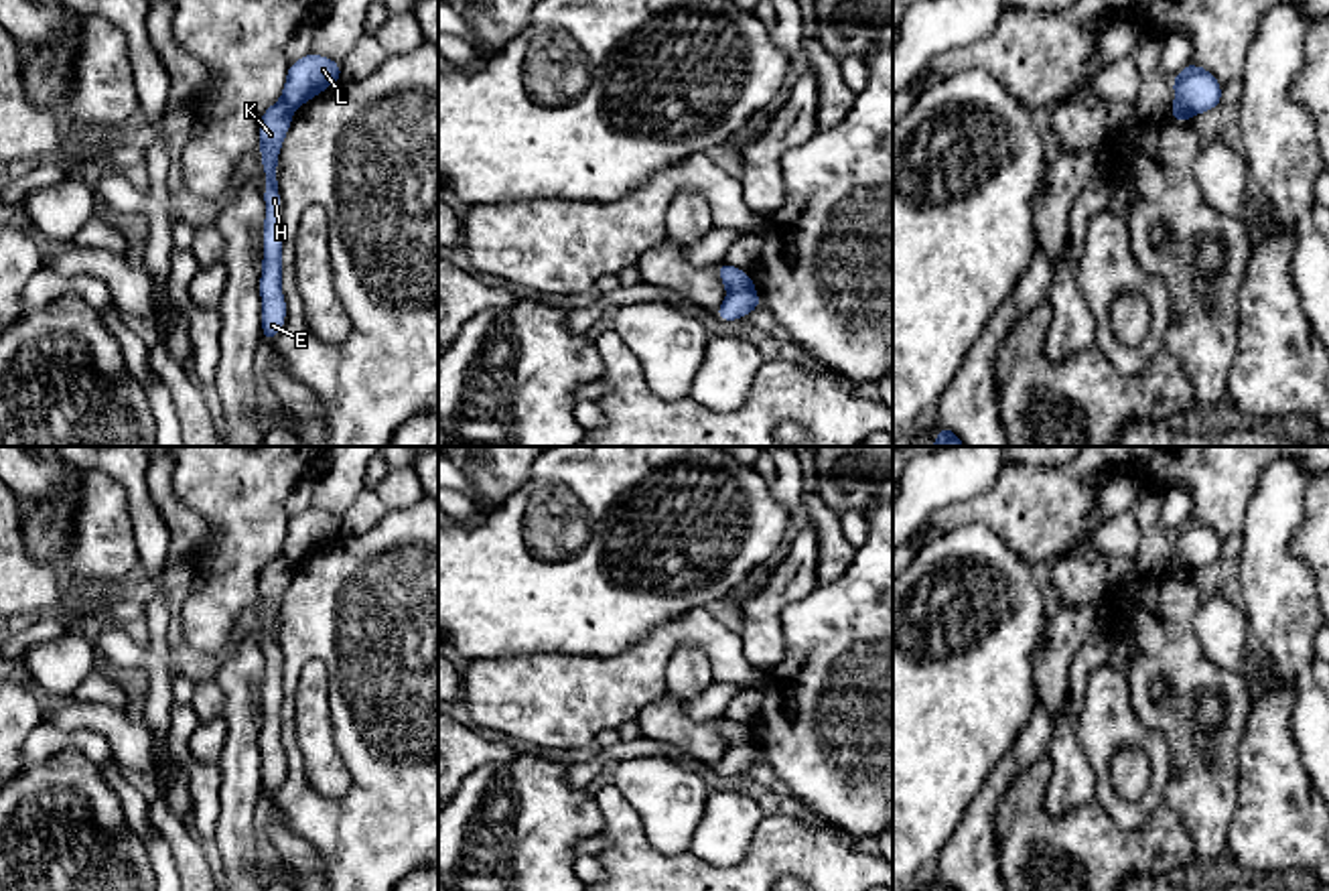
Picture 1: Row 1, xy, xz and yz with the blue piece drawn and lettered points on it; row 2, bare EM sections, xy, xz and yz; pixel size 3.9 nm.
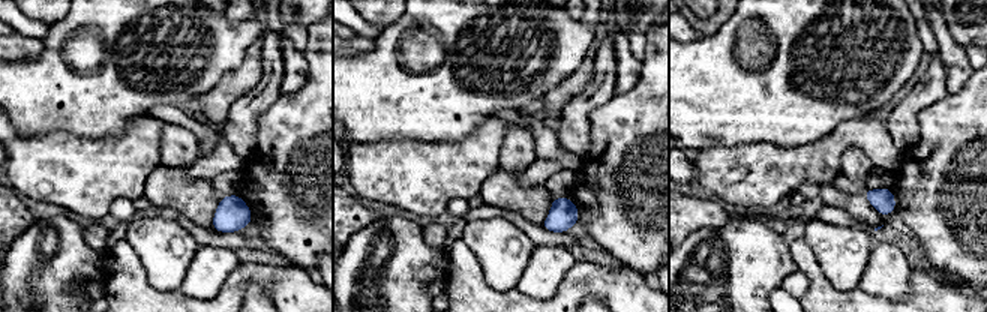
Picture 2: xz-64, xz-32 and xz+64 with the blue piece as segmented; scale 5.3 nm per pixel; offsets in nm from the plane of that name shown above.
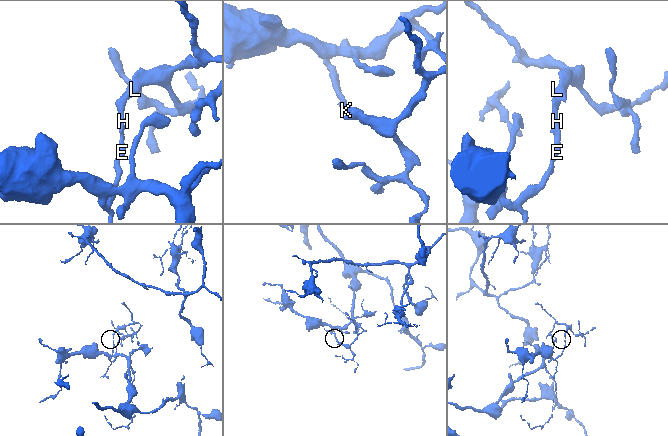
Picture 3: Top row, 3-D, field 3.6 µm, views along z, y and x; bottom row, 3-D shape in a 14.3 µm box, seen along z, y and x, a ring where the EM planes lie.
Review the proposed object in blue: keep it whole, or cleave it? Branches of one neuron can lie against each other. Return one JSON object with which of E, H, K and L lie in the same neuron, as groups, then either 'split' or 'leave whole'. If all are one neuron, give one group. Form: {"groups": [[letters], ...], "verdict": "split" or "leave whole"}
{"groups": [["E", "H", "K"], ["L"]], "verdict": "split"}

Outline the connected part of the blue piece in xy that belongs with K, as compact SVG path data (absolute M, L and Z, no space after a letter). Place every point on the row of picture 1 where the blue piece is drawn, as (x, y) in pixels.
M280 99L260 116L258 148L262 150L262 170L266 175L266 189L262 193L266 203L264 217L264 254L260 276L262 298L262 341L272 341L286 323L286 298L282 294L282 229L280 229L280 191L278 191L278 156L282 142L290 130L294 110Z

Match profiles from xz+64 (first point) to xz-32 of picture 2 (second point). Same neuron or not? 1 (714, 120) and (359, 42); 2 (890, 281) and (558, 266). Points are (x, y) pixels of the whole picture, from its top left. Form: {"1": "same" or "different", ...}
{"1": "different", "2": "same"}

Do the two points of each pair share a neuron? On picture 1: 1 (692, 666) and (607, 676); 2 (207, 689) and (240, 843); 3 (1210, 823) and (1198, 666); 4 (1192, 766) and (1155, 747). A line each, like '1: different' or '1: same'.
1: different
2: different
3: same
4: different

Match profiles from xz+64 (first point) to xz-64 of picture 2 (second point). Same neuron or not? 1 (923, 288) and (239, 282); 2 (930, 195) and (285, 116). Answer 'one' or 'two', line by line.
1: one
2: one

